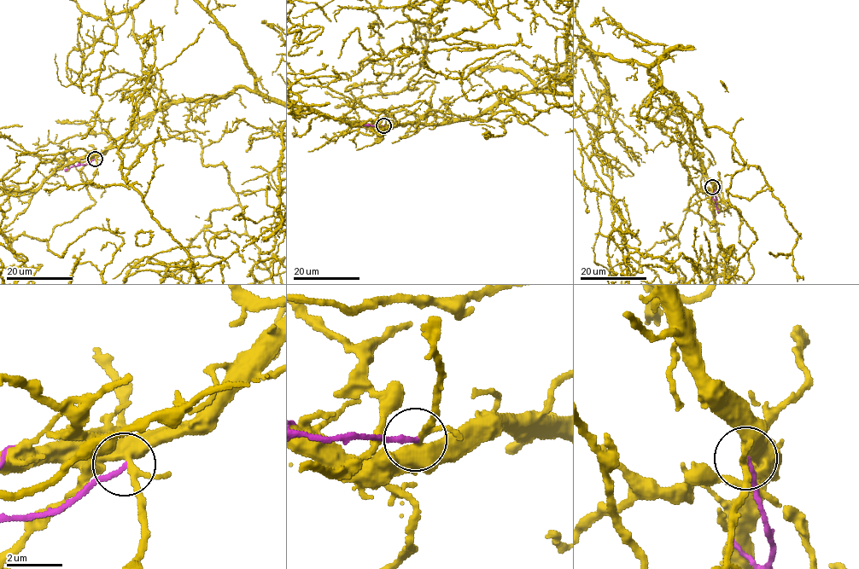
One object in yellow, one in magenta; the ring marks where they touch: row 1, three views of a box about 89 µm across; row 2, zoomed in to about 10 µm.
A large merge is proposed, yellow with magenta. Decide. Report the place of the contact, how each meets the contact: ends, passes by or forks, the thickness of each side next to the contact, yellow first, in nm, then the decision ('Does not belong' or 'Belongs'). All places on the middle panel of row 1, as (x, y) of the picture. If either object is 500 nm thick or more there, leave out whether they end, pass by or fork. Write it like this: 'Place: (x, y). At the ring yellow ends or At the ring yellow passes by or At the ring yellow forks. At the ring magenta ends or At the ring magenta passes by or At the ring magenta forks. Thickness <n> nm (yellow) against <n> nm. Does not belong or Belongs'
Place: (383, 125). At the ring yellow forks. At the ring magenta ends. Thickness 320 nm (yellow) against 180 nm. Does not belong

